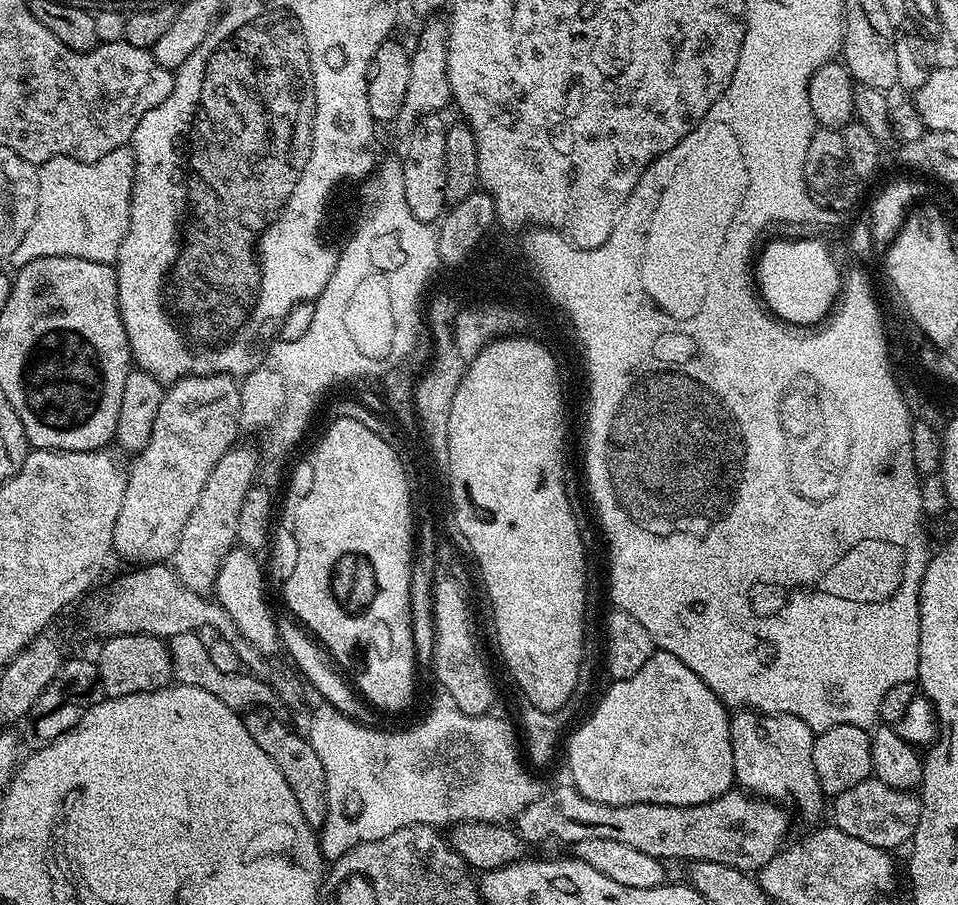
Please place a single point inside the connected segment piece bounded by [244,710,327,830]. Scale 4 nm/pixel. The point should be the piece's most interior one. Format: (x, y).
(292, 752)

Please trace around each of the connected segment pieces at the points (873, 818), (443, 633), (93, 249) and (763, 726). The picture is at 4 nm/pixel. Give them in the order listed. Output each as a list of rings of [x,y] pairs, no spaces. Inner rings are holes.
[[[869,778],[831,797],[830,816],[831,812],[831,823],[838,830],[846,830],[846,834],[854,834],[854,838],[862,838],[862,842],[870,842],[870,846],[893,850],[899,844],[907,845],[916,832],[920,797],[915,791],[895,788],[881,780]]]
[[[439,583],[432,589],[433,622],[436,641],[433,646],[432,667],[435,679],[440,679],[442,687],[448,691],[447,699],[462,709],[468,716],[482,716],[489,711],[492,704],[492,680],[488,677],[488,668],[476,649],[476,640],[472,637],[472,624],[468,621],[468,600],[464,597],[465,589],[457,583]]]
[[[131,147],[110,150],[98,162],[78,162],[69,156],[50,158],[38,168],[38,210],[30,230],[12,251],[10,264],[19,270],[43,256],[86,258],[115,265],[130,226],[130,202],[136,159]]]
[[[740,710],[731,722],[735,783],[741,789],[768,798],[785,796],[808,820],[818,819],[823,812],[825,815],[826,794],[820,789],[814,770],[816,736],[802,718]]]

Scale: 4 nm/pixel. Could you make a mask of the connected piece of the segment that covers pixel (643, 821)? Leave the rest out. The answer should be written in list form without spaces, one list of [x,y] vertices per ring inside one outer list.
[[[565,782],[561,788],[541,791],[538,799],[514,817],[514,827],[528,846],[543,840],[561,840],[568,846],[575,846],[586,838],[610,838],[634,846],[634,850],[642,850],[642,854],[650,854],[661,862],[672,859],[722,862],[722,866],[734,866],[734,870],[756,874],[785,843],[788,816],[776,804],[779,803],[757,798],[744,790],[729,790],[710,802],[690,806],[610,806],[586,798],[571,783]]]

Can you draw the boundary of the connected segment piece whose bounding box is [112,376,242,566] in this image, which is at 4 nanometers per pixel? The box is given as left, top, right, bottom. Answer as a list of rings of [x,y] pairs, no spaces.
[[[183,376],[167,385],[162,402],[158,406],[158,418],[154,418],[154,430],[150,430],[150,442],[130,464],[124,482],[122,510],[118,510],[118,522],[114,522],[112,546],[115,555],[129,560],[132,566],[158,564],[167,561],[176,552],[182,526],[190,518],[190,510],[198,506],[202,486],[210,478],[210,470],[218,466],[218,458],[237,443],[236,435],[242,432],[240,422],[240,384],[231,376]]]

